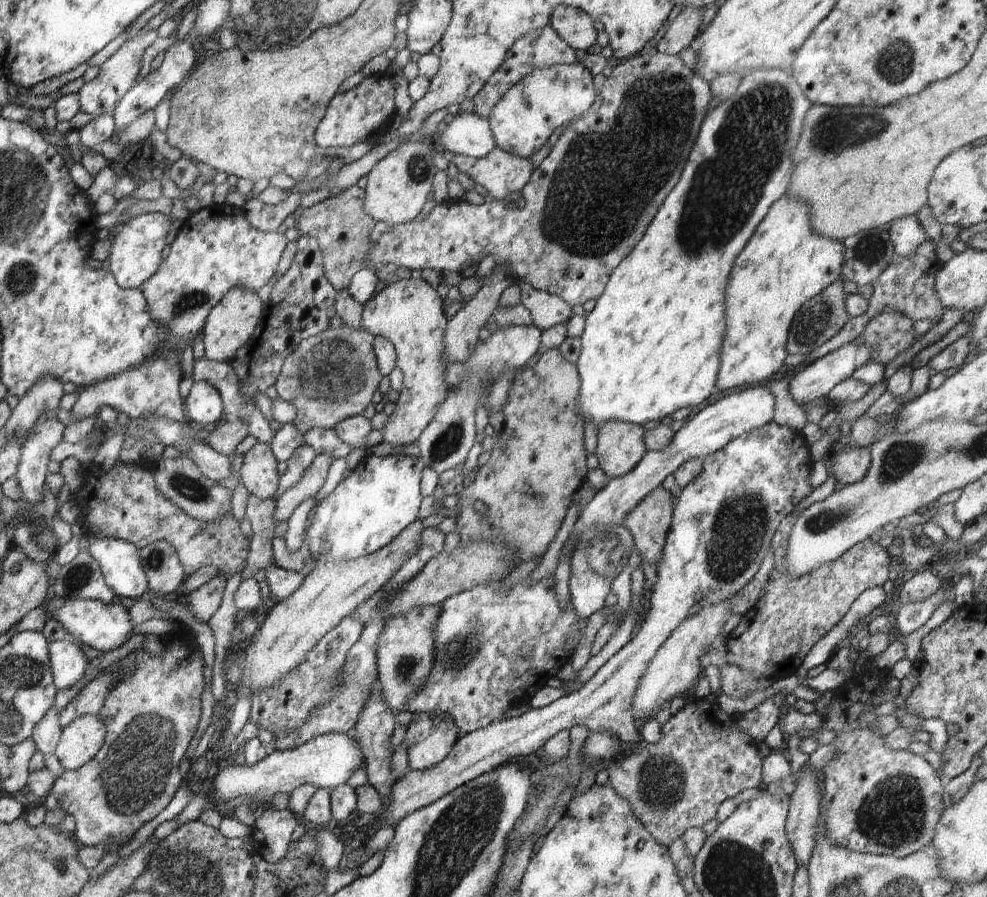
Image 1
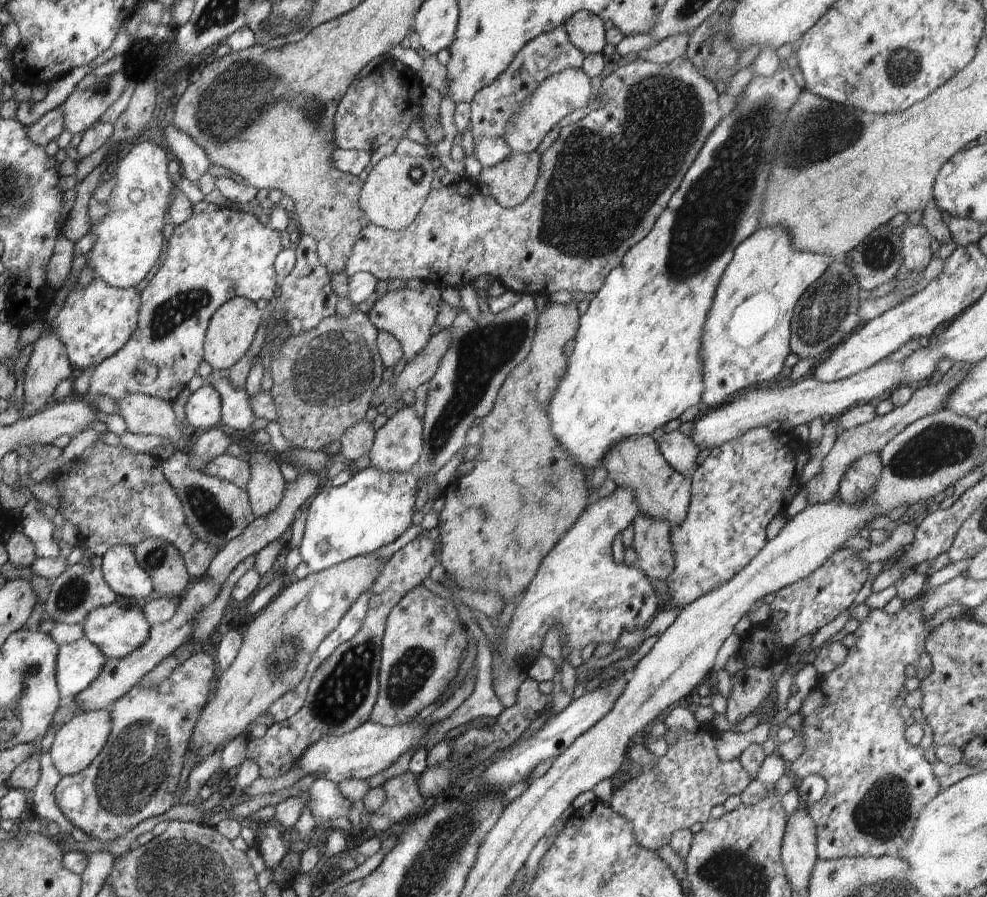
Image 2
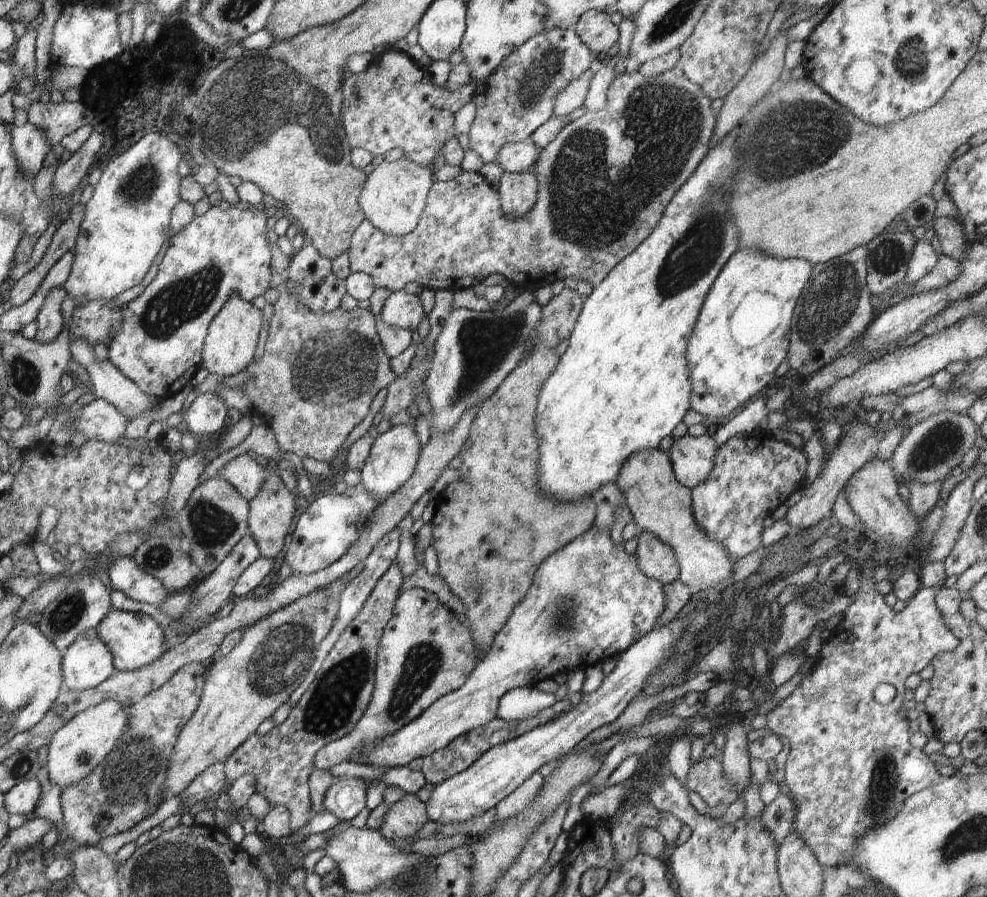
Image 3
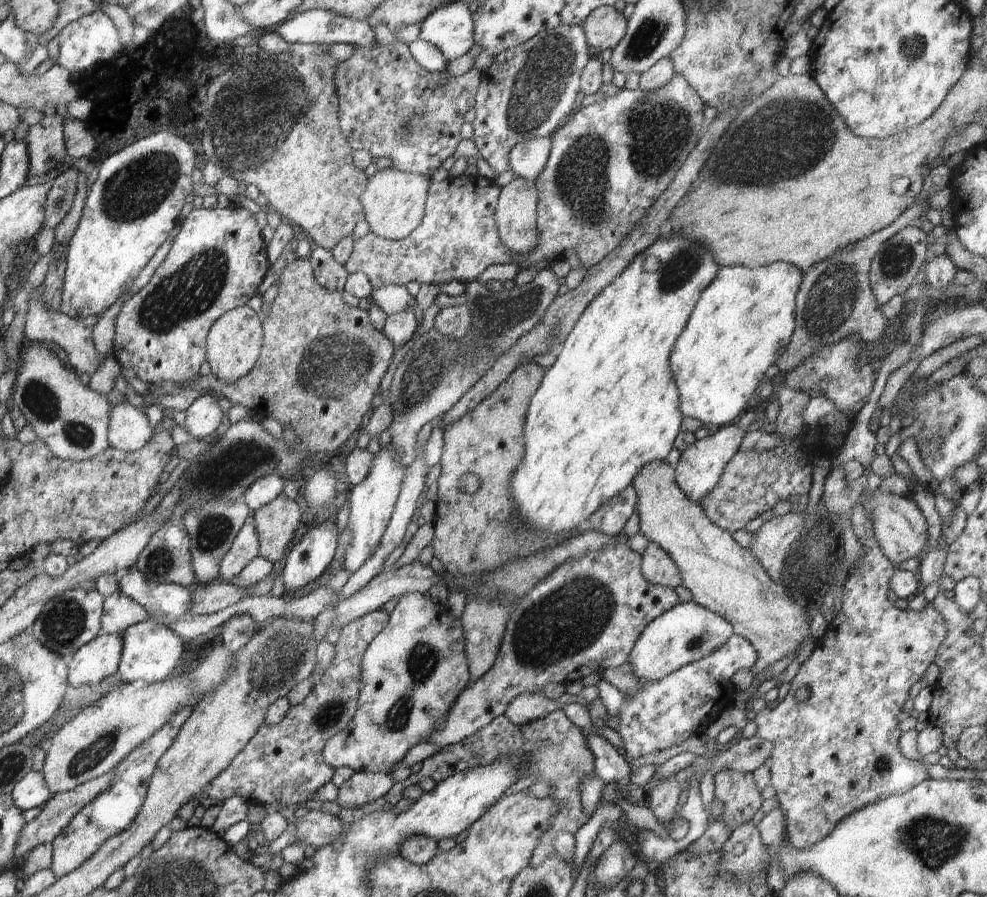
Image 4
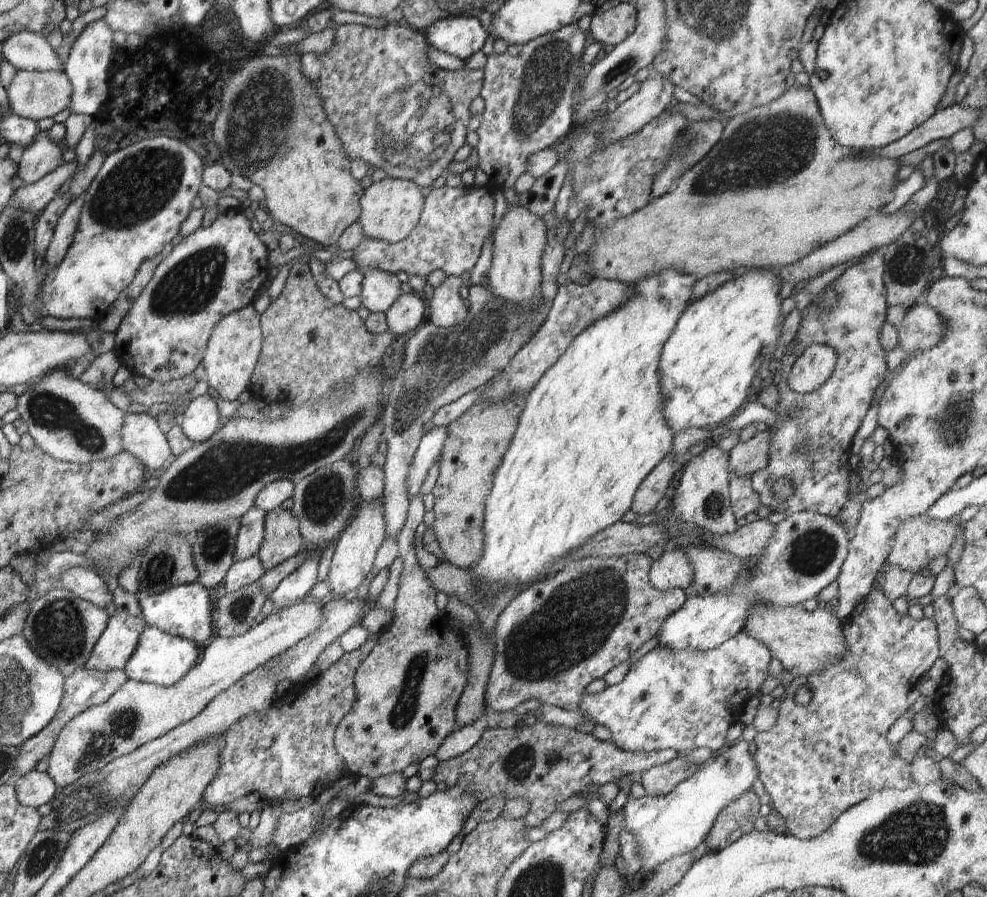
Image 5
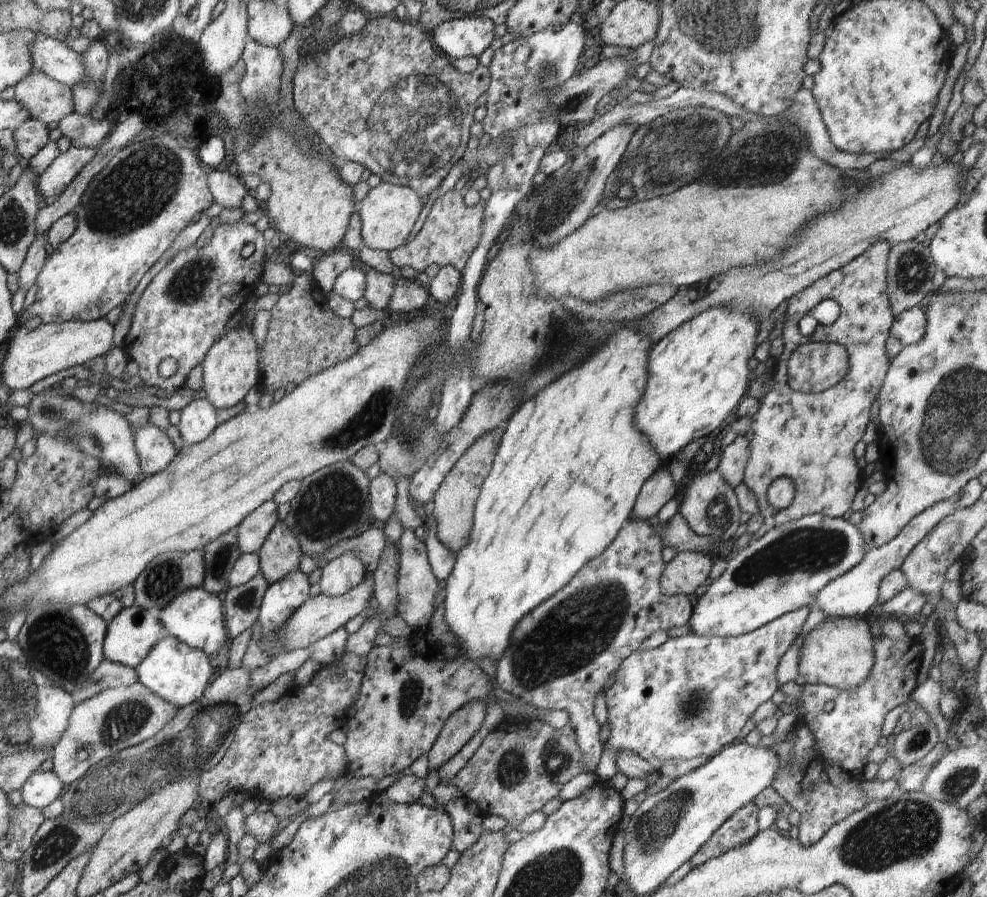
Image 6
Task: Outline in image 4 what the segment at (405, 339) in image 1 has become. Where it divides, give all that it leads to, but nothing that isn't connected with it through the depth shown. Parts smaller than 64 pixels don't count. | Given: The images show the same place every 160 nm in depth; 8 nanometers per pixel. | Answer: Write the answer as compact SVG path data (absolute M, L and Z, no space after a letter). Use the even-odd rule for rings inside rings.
M384 285L371 292L373 302L376 303L387 316L403 312L418 312L417 300L408 293L404 285ZM392 445L381 447L373 455L372 466L366 478L351 489L349 525L352 540L344 554L344 569L355 573L371 555L373 548L380 542L389 520L391 519L397 498L401 491L401 484L405 475L406 465L399 461L399 454Z

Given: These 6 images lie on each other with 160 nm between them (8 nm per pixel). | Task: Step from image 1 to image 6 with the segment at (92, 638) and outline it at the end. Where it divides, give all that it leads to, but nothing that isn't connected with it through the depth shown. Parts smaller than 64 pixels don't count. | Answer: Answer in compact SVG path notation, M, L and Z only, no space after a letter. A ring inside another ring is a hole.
M167 633L154 643L152 650L135 666L135 671L138 682L179 709L197 701L216 676L210 658L203 650L188 646Z

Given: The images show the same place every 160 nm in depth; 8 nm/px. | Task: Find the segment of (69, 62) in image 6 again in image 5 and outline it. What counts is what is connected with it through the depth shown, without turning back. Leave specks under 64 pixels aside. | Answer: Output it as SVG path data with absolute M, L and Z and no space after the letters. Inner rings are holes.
M22 31L6 37L2 43L2 58L16 70L63 71L56 50L45 36L32 31Z

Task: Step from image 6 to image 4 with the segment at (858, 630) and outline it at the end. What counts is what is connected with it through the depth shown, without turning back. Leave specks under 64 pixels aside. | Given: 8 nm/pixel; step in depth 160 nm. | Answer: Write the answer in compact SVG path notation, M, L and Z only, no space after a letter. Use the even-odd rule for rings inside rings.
M666 460L647 462L638 471L631 484L637 494L636 512L638 512L641 532L648 541L661 546L675 562L680 571L683 585L692 593L693 601L725 618L732 626L734 635L745 638L756 649L757 659L752 668L754 676L789 654L798 655L798 645L810 634L810 621L804 616L806 609L802 608L784 591L784 587L775 583L760 564L760 561L750 552L742 548L734 537L725 530L718 528L704 514L703 508L691 501L682 492L675 481L675 469Z

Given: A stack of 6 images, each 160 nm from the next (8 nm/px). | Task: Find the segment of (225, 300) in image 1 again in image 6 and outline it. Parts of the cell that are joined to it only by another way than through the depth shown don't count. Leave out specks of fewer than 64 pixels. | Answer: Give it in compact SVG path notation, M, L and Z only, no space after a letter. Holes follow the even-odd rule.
M244 316L239 325L222 335L208 349L202 361L203 376L201 387L206 391L208 399L215 408L230 408L244 400L250 388L260 386L259 352L252 328L246 325Z

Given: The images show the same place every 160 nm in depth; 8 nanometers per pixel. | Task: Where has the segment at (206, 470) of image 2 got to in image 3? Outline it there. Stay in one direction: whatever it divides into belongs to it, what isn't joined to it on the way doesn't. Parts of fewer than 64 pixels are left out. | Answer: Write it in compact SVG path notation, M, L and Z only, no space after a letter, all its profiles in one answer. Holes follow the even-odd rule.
M249 454L233 458L223 466L223 479L229 482L248 502L258 494L265 481L264 467Z

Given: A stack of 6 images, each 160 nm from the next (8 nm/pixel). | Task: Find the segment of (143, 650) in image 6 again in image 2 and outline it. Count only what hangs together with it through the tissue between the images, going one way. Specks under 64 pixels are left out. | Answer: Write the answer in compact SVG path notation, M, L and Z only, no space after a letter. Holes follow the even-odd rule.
M86 637L58 647L56 678L62 701L75 697L88 688L102 672L107 658Z

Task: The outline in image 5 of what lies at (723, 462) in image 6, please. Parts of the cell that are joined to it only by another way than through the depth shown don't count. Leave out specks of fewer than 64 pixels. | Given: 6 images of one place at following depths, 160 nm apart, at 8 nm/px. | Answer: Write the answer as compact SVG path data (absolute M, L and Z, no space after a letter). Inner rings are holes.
M767 429L756 434L748 442L739 442L729 452L730 472L752 475L768 466L773 432Z

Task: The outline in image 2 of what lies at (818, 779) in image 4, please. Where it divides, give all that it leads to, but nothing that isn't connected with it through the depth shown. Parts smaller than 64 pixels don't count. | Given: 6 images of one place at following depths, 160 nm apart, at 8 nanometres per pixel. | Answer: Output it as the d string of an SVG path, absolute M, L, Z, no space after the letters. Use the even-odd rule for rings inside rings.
M965 558L955 563L943 567L938 571L931 571L928 575L927 584L923 589L923 594L920 598L913 602L907 602L904 607L895 615L889 615L883 611L883 609L870 610L870 615L864 622L861 622L860 627L854 632L858 637L858 641L855 646L848 649L846 660L842 666L834 669L826 675L823 681L817 683L808 695L803 700L802 706L798 712L801 716L803 732L796 732L796 735L802 735L806 739L806 751L800 758L797 758L793 763L788 763L787 768L790 774L795 774L797 779L803 780L806 776L811 774L820 774L824 780L826 780L827 789L825 795L821 800L813 803L812 806L807 807L810 816L815 822L817 839L816 848L817 855L820 859L839 859L844 857L881 857L884 855L898 856L906 843L912 836L912 831L918 818L918 815L922 812L922 809L926 806L927 802L930 802L942 789L938 779L932 772L932 766L928 763L926 757L924 757L924 749L918 746L911 745L905 737L906 724L904 723L905 718L900 715L899 708L894 706L894 699L898 696L900 689L903 688L903 682L906 678L904 668L908 664L914 664L922 652L925 651L925 640L927 639L928 633L932 630L927 626L927 621L932 617L925 617L921 613L921 598L927 593L928 589L940 586L945 582L948 582L954 577L958 577L968 570L971 558Z

